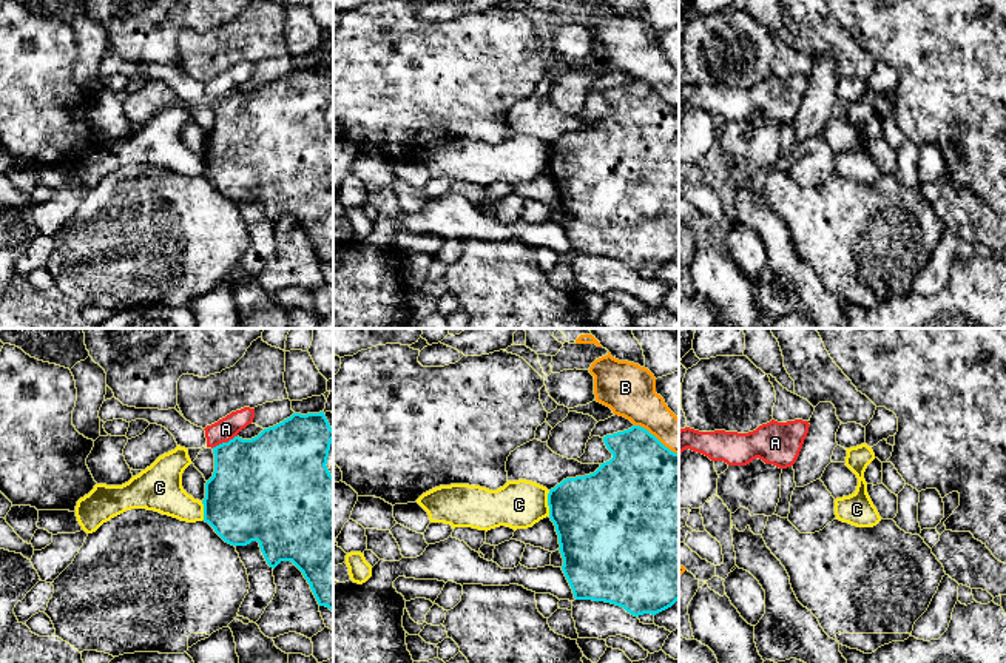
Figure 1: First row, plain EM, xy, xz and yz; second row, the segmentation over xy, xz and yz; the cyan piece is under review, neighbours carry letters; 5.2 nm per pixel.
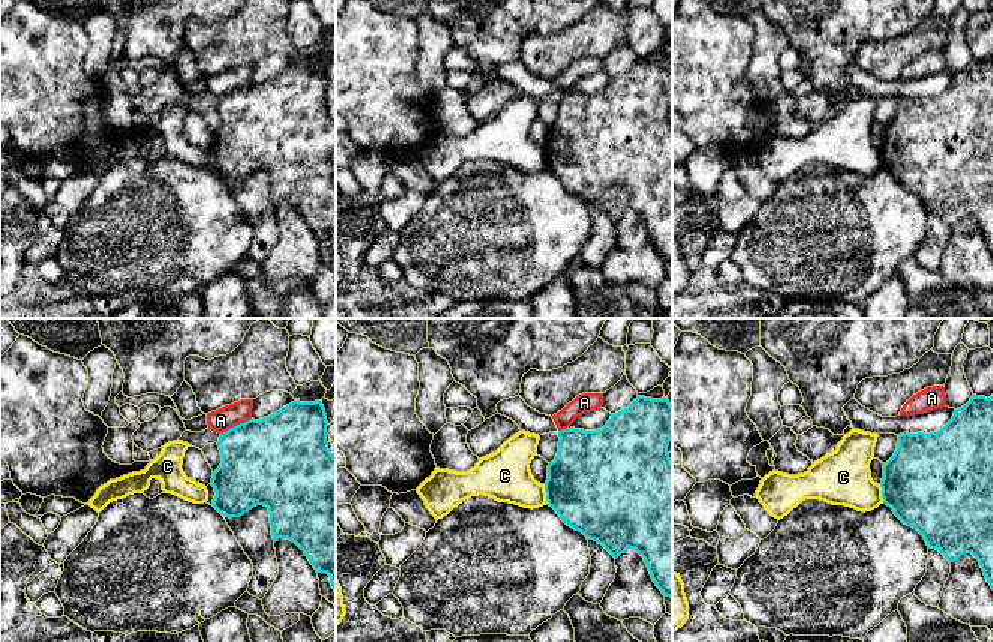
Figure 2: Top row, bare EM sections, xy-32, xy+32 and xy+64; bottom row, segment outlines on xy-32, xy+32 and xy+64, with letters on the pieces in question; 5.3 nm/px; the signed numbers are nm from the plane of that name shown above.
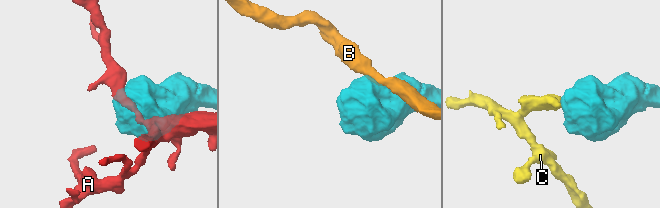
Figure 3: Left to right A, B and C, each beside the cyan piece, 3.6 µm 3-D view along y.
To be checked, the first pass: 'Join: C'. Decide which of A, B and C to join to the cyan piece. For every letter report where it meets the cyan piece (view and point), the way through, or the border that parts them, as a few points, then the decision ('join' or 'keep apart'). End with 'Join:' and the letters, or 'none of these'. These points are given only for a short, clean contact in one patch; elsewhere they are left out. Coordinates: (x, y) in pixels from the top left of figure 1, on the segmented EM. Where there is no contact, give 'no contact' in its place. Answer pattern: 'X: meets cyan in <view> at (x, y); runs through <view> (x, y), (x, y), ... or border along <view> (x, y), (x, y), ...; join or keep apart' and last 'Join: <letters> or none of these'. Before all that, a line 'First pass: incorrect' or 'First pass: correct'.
First pass: incorrect
A: meets cyan in xy at (224, 443); border along xy (236, 435), (212, 447); keep apart
B: meets cyan in xz at (654, 437); keep apart
C: meets cyan in xz at (548, 503); border along xz (550, 491), (548, 515); keep apart
Join: none of these

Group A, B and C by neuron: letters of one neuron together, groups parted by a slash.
A / B / C

